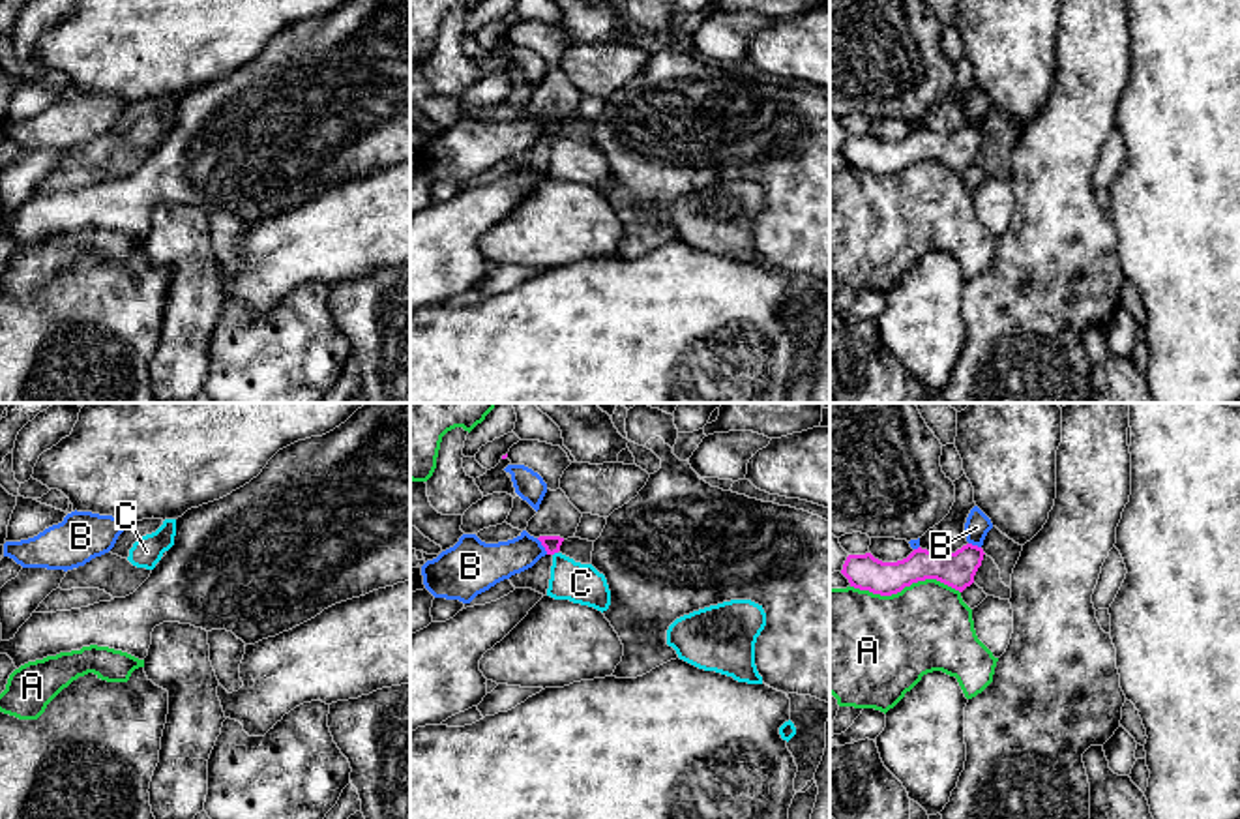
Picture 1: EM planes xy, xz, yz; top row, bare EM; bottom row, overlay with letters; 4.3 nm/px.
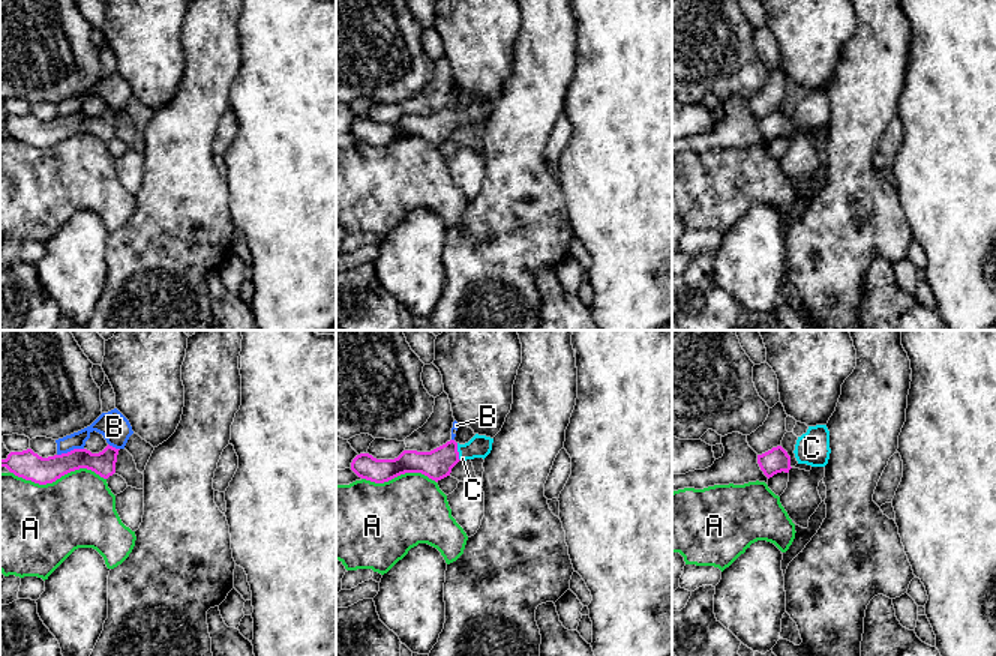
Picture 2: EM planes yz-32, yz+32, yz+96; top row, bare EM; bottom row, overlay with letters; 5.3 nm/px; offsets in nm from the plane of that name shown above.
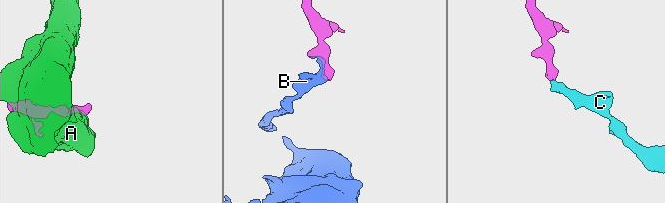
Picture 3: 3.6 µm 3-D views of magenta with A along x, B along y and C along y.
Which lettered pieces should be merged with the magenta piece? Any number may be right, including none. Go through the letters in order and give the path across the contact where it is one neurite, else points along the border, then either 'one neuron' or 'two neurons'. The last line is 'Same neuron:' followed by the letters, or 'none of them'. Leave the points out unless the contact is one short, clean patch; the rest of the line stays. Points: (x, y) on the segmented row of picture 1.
A: two neurons
B: two neurons
C: across xz (551, 544), (555, 551), (559, 561), (581, 583) | one neuron
Same neuron: C

